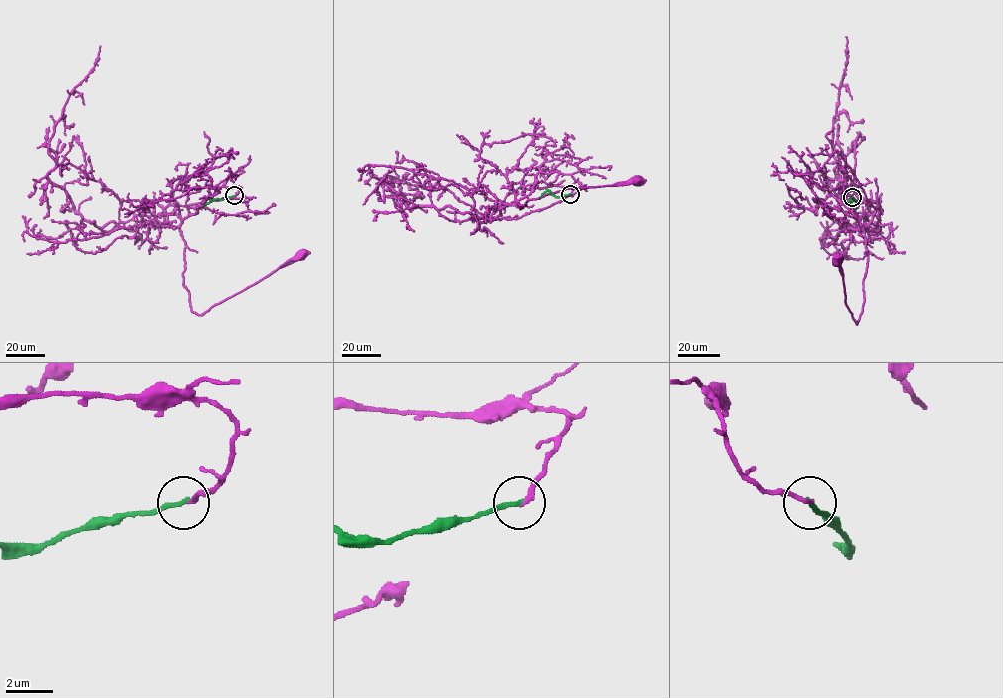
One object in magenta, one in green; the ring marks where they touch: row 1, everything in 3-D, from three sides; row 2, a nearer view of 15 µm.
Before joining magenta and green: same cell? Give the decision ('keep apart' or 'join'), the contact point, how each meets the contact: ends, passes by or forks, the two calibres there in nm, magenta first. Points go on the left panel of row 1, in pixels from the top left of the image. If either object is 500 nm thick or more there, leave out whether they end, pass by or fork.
keep apart | (234, 195) | magenta ends | green ends | 160/200 nm

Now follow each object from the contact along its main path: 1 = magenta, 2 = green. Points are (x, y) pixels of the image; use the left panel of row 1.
1: (234, 196), (236, 187), (207, 185), (188, 196), (188, 215), (180, 231), (191, 310), (203, 314), (300, 253)
2: (234, 196), (215, 199), (204, 207)

